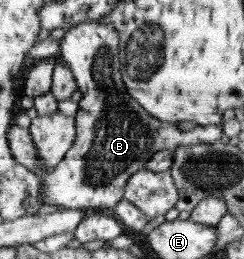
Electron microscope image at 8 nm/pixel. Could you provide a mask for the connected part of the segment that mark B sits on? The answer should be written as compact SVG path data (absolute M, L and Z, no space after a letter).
M88 20L81 24L74 24L59 41L59 55L68 66L78 90L82 92L82 98L78 102L78 110L75 117L76 137L72 147L66 153L66 157L43 179L43 205L61 207L65 210L81 210L82 212L100 211L101 209L113 209L124 199L125 185L129 177L137 171L144 169L146 162L154 153L162 150L174 151L178 146L190 146L196 143L212 143L220 140L224 131L222 124L196 126L192 131L179 130L176 124L160 121L152 117L142 105L136 101L127 91L127 87L120 73L119 53L121 52L121 40L118 37L118 29L114 28L106 20Z

